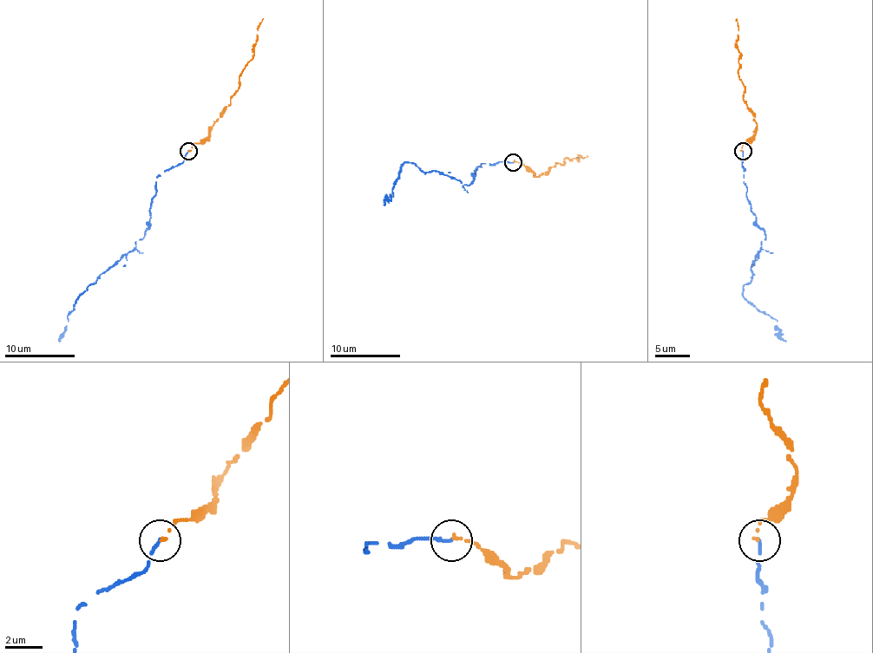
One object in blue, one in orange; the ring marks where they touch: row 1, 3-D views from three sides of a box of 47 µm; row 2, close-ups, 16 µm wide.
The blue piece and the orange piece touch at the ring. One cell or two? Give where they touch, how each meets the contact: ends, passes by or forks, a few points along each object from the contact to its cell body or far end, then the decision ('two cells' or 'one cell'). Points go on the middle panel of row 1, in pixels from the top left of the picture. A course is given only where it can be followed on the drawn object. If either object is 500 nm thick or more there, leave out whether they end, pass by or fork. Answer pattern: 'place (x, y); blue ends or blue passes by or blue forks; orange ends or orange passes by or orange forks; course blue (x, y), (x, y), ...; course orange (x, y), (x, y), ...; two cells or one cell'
place (513, 162); blue ends; orange ends; course blue (514, 163), (482, 163), (468, 186), (433, 170), (423, 172), (414, 163), (405, 163), (392, 196), (383, 205); course orange (514, 161), (522, 163), (540, 177), (555, 163), (562, 165), (567, 158), (579, 159), (580, 156), (587, 156); one cell

